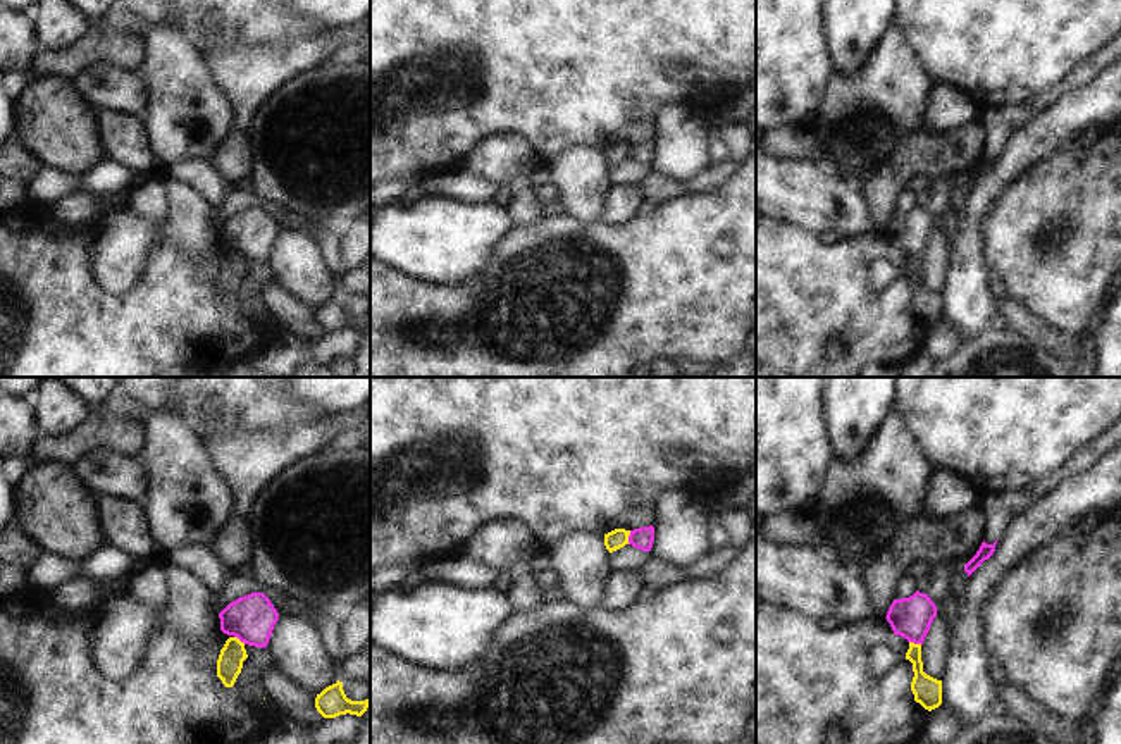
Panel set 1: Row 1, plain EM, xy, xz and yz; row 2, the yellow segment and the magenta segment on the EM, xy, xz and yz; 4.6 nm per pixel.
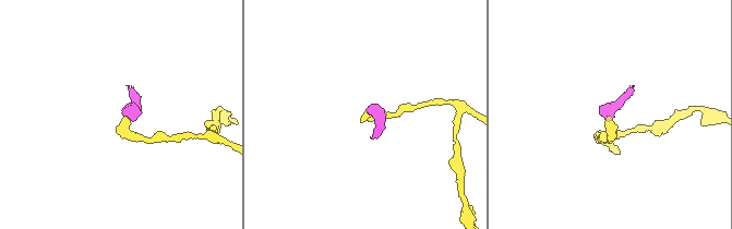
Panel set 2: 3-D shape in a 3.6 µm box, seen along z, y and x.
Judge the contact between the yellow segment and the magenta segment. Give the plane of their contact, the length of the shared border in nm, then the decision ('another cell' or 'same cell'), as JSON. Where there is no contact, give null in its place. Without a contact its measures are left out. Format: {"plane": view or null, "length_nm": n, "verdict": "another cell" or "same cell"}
{"plane": "xz", "length_nm": 70, "verdict": "another cell"}

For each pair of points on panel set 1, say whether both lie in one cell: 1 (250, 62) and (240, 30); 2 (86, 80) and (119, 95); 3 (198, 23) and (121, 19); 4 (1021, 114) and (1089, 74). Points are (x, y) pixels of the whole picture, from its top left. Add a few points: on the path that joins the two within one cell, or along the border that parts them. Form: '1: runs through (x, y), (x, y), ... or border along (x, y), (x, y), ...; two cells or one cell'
1: border along (204, 43), (209, 31), (233, 43), (286, 43); two cells
2: runs through (95, 83), (111, 88); one cell
3: border along (142, 18), (148, 28); two cells
4: runs through (1039, 104), (1071, 81); one cell

